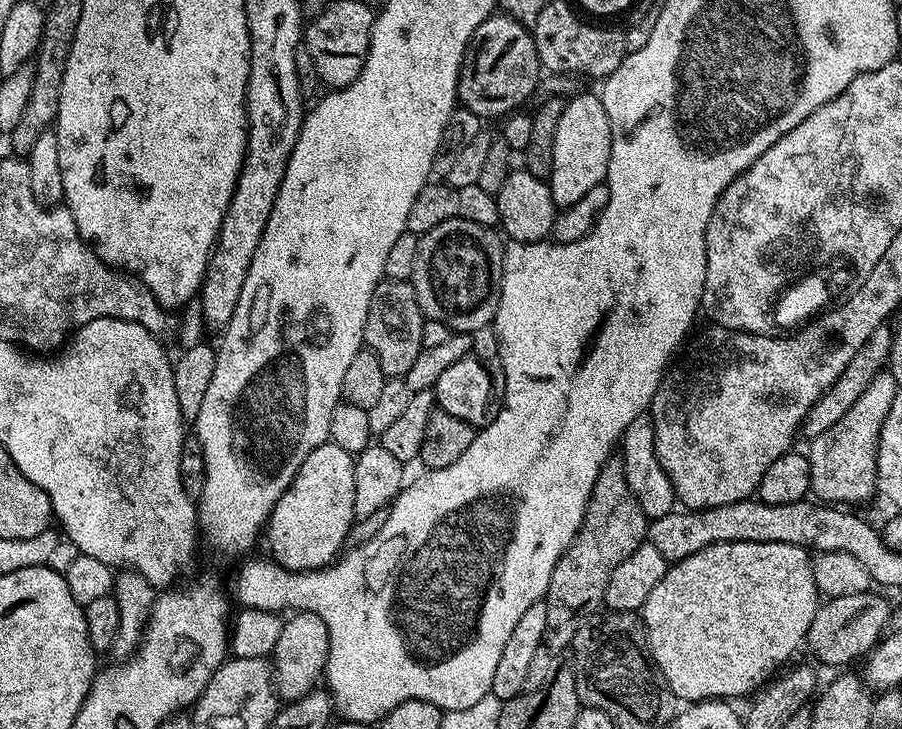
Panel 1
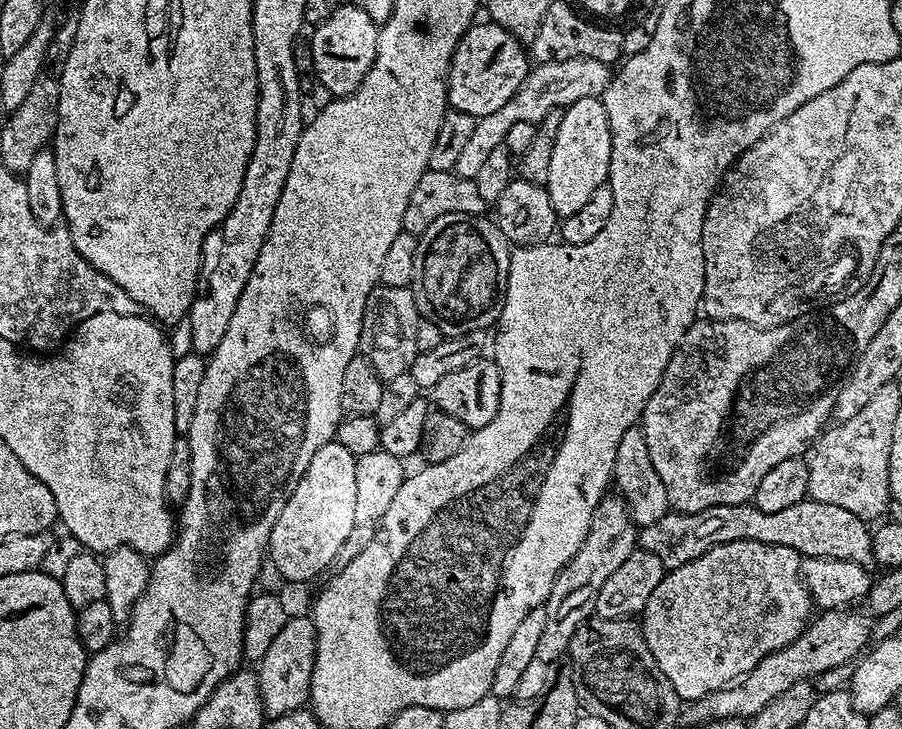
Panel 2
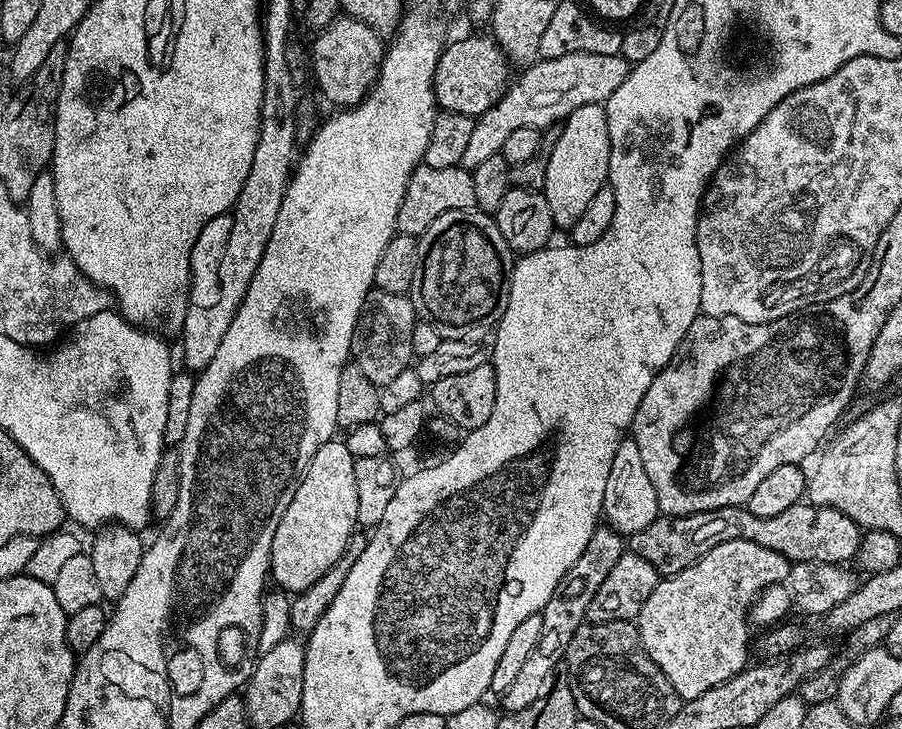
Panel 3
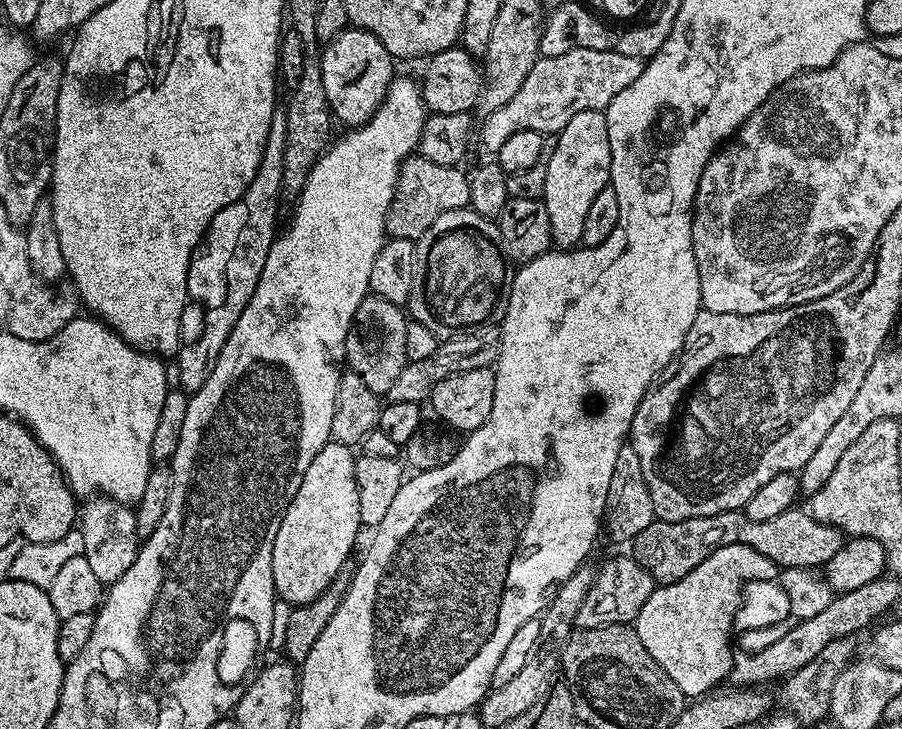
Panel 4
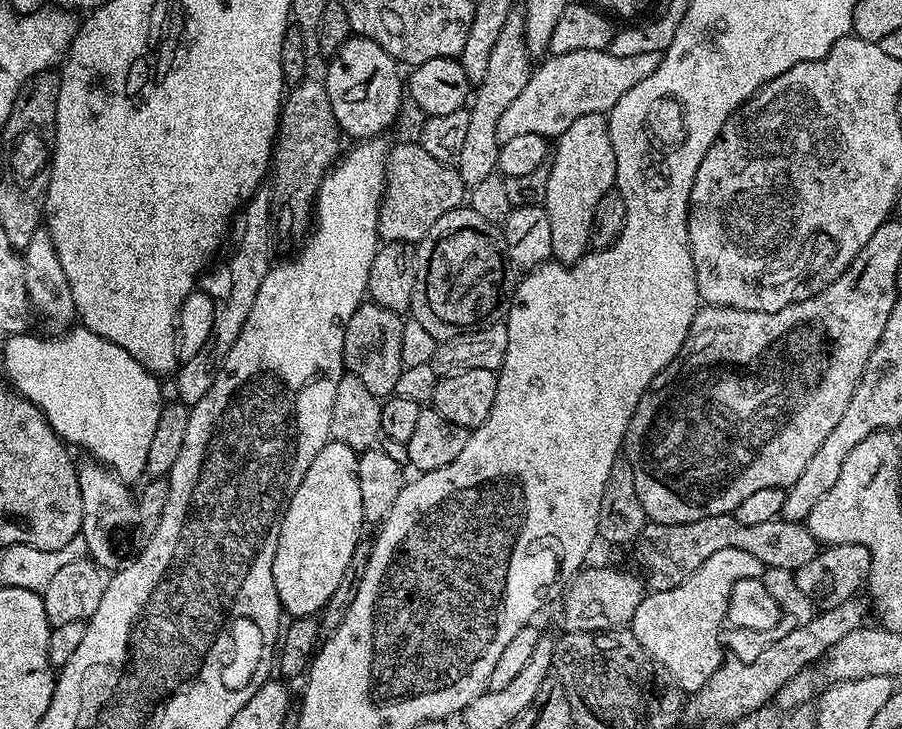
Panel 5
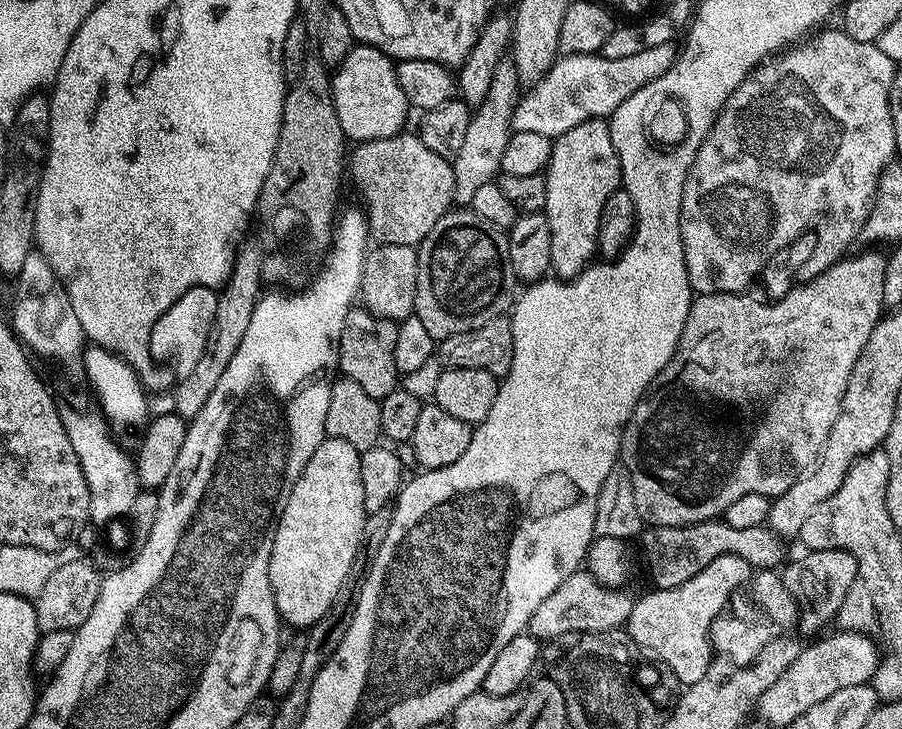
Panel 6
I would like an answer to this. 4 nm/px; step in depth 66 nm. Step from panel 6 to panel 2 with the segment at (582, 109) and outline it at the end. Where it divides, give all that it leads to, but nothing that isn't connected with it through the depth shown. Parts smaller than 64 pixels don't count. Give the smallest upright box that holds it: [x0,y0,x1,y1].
[454,56,609,180]

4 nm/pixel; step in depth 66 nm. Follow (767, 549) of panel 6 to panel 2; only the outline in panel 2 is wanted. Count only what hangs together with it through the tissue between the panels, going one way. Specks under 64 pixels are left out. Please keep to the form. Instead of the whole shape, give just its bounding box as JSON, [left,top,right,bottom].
[637,498,873,571]

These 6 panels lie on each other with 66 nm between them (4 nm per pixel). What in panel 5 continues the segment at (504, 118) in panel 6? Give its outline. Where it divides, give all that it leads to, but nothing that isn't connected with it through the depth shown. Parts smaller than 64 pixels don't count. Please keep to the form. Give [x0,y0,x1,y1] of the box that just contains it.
[458,10,530,186]

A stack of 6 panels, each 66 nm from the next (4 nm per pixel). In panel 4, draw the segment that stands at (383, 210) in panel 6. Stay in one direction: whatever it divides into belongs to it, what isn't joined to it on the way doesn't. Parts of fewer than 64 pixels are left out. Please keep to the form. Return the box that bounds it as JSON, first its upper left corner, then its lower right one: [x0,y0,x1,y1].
[384,154,470,240]

